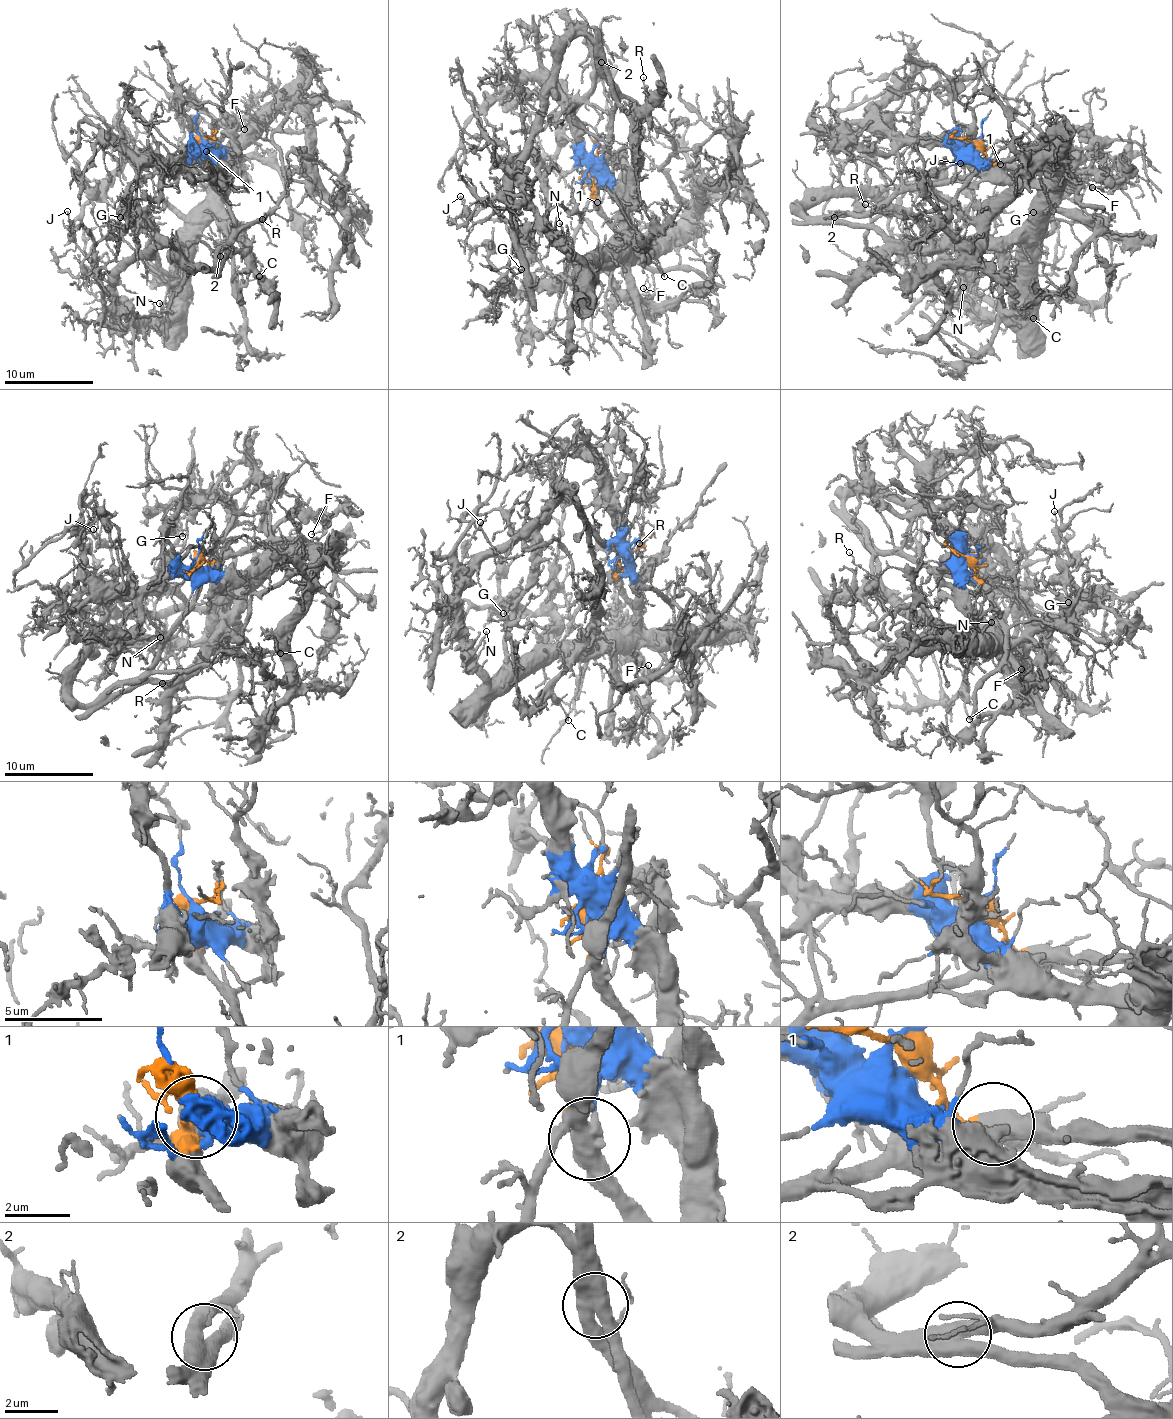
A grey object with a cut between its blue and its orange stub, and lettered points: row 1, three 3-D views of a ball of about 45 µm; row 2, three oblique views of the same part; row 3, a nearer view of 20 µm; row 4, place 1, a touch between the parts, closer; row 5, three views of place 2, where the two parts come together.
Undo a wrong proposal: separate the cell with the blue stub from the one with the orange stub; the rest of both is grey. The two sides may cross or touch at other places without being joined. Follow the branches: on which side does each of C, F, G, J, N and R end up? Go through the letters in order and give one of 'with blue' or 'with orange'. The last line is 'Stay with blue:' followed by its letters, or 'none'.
C: with blue
F: with orange
G: with blue
J: with orange
N: with blue
R: with orange
Stay with blue: C, G, N

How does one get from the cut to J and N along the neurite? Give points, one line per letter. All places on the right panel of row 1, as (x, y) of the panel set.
J: (973, 141), (982, 165), (943, 183), (802, 214), (879, 196), (950, 246), (974, 203), (960, 163)
N: (973, 141), (980, 157), (1007, 176), (1027, 178), (1038, 196), (1023, 228), (1017, 309), (981, 312), (963, 287)

